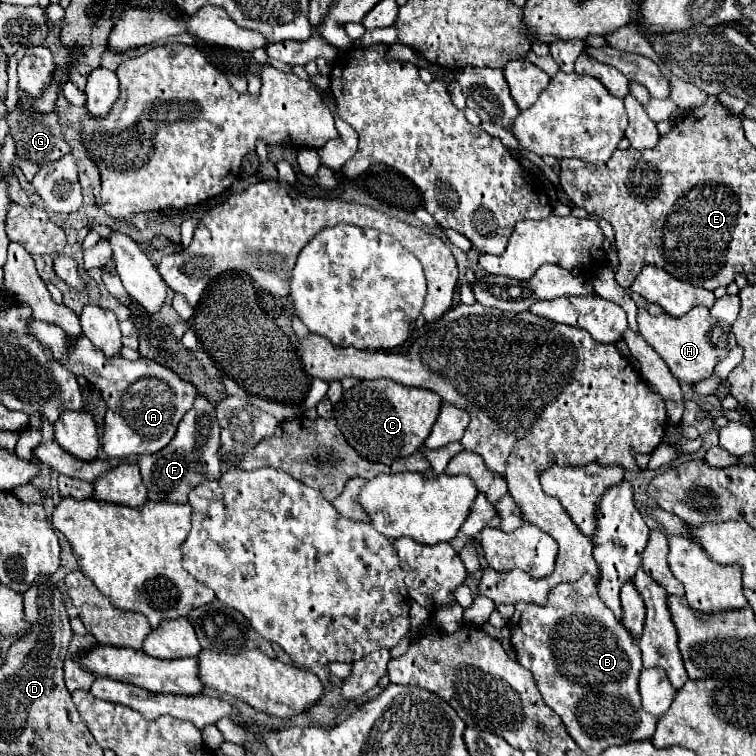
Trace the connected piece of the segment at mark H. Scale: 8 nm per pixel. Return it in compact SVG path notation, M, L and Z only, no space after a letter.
M694 306L682 318L674 318L670 314L650 316L646 308L638 310L638 326L640 336L658 352L658 356L668 364L670 372L684 382L696 384L700 380L710 378L714 366L736 346L732 328L724 322L716 322L706 306Z

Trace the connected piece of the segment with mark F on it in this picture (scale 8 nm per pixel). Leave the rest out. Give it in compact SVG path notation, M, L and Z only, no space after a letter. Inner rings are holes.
M198 394L192 410L184 414L176 438L172 438L172 442L164 450L138 458L138 466L144 484L148 488L148 500L182 502L182 504L188 502L188 492L194 486L198 486L206 478L210 480L220 478L222 470L220 470L218 448L220 448L220 426L218 426L214 404L206 396Z

